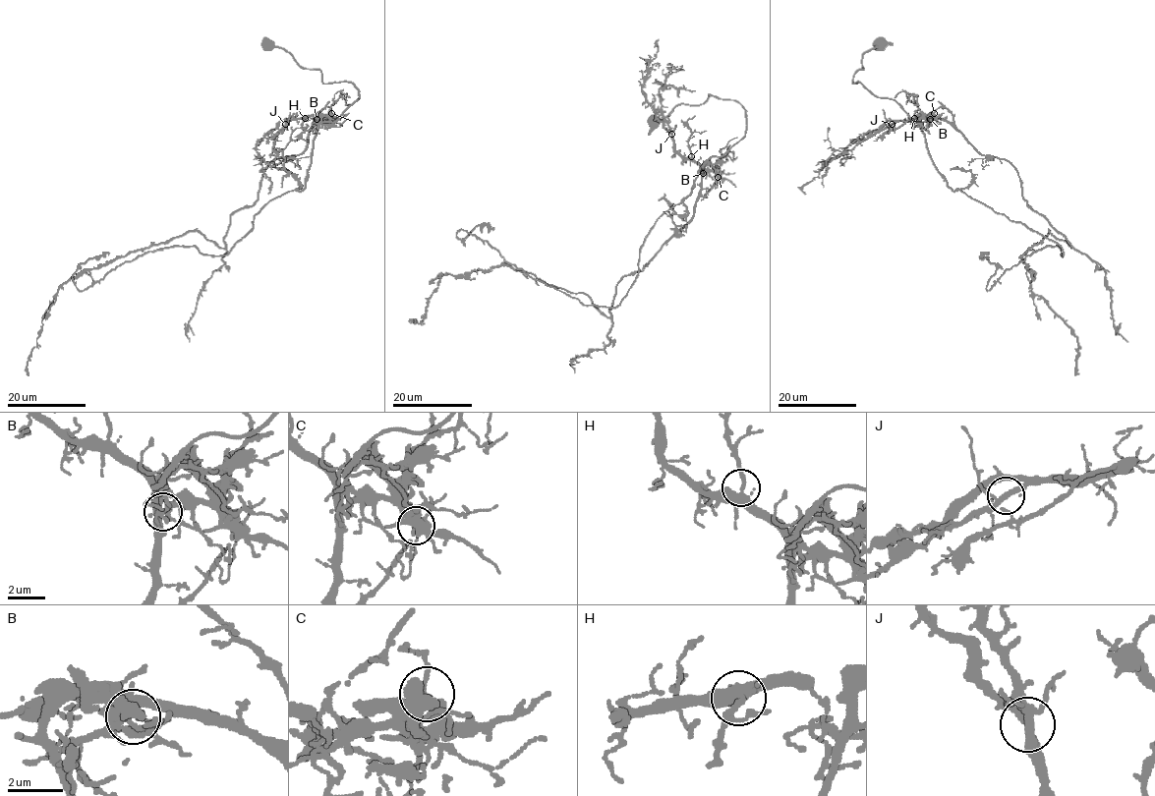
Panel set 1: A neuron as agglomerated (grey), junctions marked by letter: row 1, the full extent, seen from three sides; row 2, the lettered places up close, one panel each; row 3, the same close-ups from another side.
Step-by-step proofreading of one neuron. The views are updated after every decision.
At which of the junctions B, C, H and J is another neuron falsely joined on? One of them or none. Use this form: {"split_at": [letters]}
{"split_at": ["B"]}

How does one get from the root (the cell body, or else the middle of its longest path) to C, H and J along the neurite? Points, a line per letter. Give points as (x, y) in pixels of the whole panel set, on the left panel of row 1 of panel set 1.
C: (268, 44), (318, 69), (324, 84), (358, 89), (335, 121), (321, 121), (331, 113)
H: (268, 44), (304, 68), (318, 69), (324, 84), (350, 82), (358, 89), (360, 97), (335, 121), (305, 118)
J: (268, 44), (304, 68), (318, 69), (324, 84), (350, 82), (360, 97), (333, 122), (306, 116), (285, 124)

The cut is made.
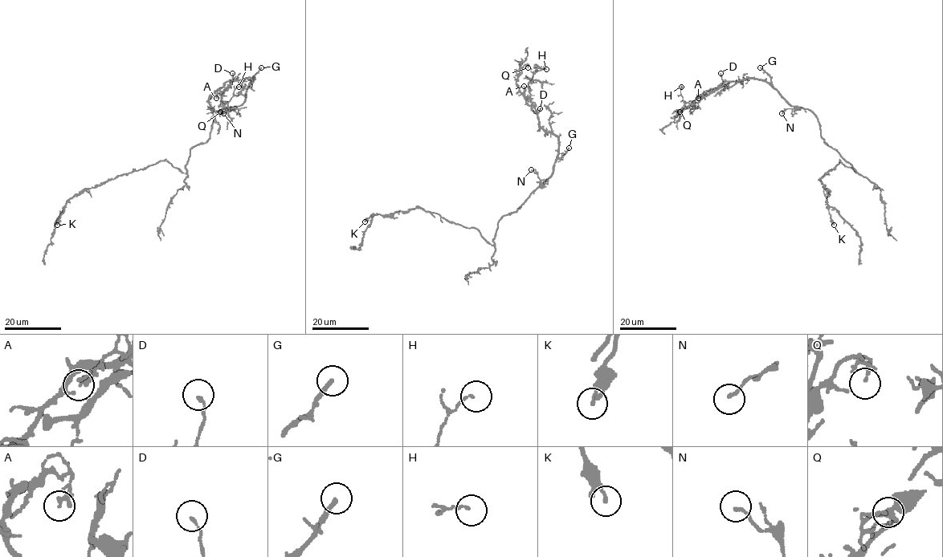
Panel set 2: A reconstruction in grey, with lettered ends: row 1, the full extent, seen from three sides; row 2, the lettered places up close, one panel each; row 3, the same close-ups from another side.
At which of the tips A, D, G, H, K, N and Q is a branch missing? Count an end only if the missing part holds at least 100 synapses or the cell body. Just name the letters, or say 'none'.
G

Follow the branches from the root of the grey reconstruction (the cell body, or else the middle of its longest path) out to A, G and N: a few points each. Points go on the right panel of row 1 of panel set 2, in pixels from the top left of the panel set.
A: (831, 148), (821, 136), (816, 116), (807, 109), (792, 107), (765, 82), (749, 78), (724, 81), (698, 98)
G: (831, 148), (821, 136), (818, 118), (807, 109), (792, 107), (771, 85), (770, 77), (760, 67)
N: (831, 148), (824, 142), (818, 118), (810, 111), (798, 107), (787, 108), (781, 113)

